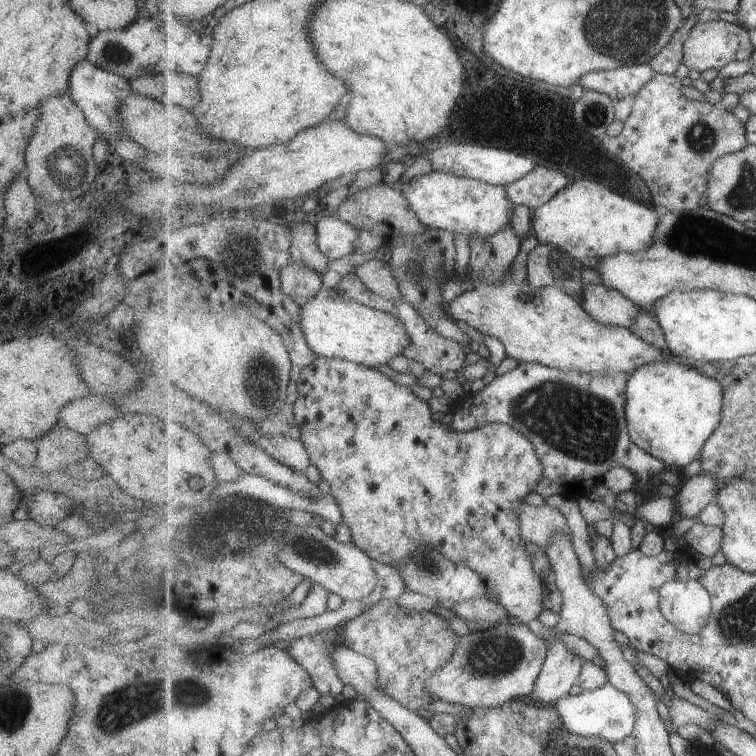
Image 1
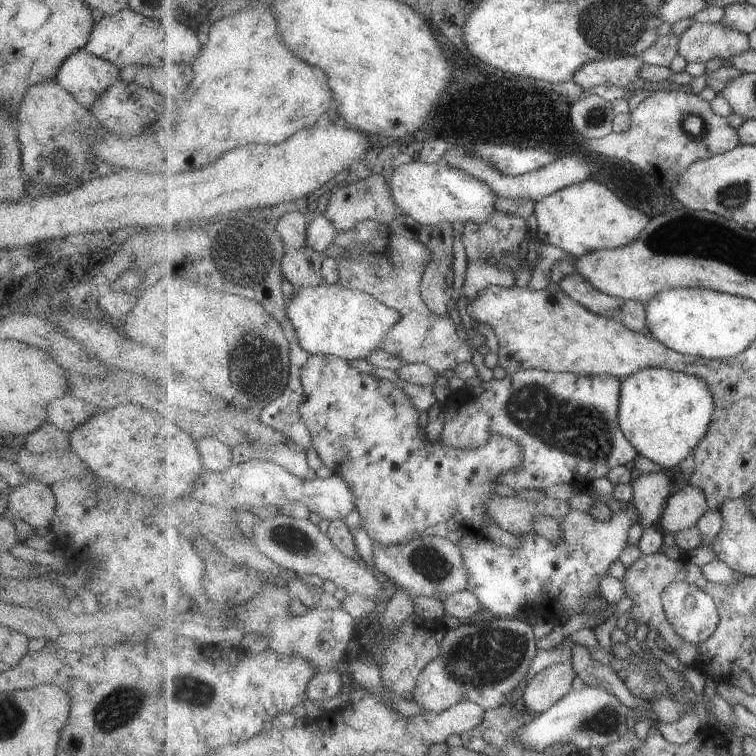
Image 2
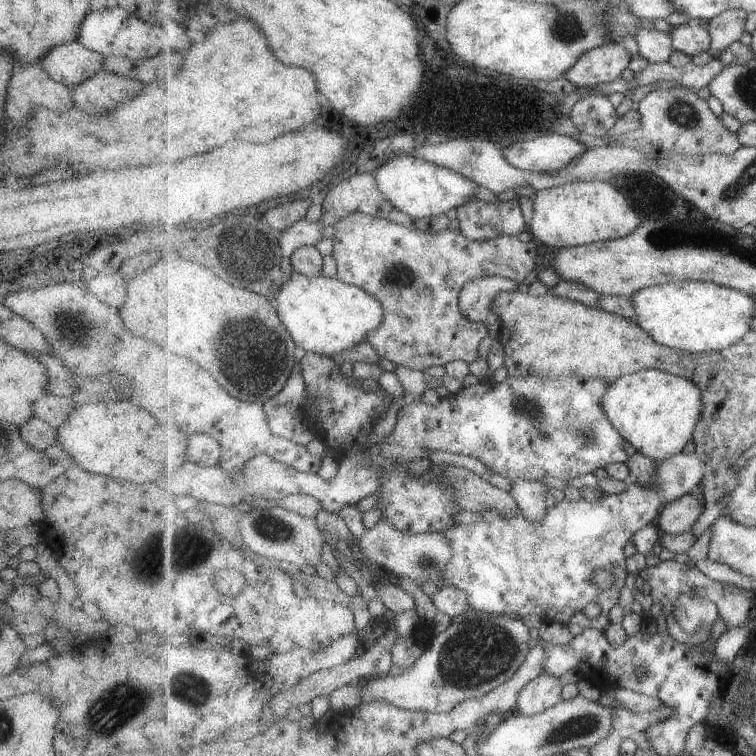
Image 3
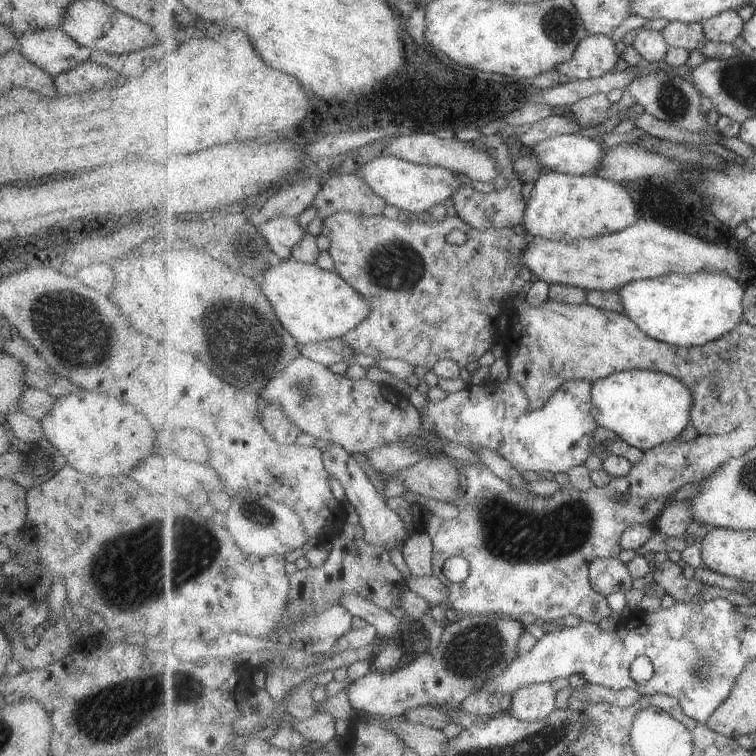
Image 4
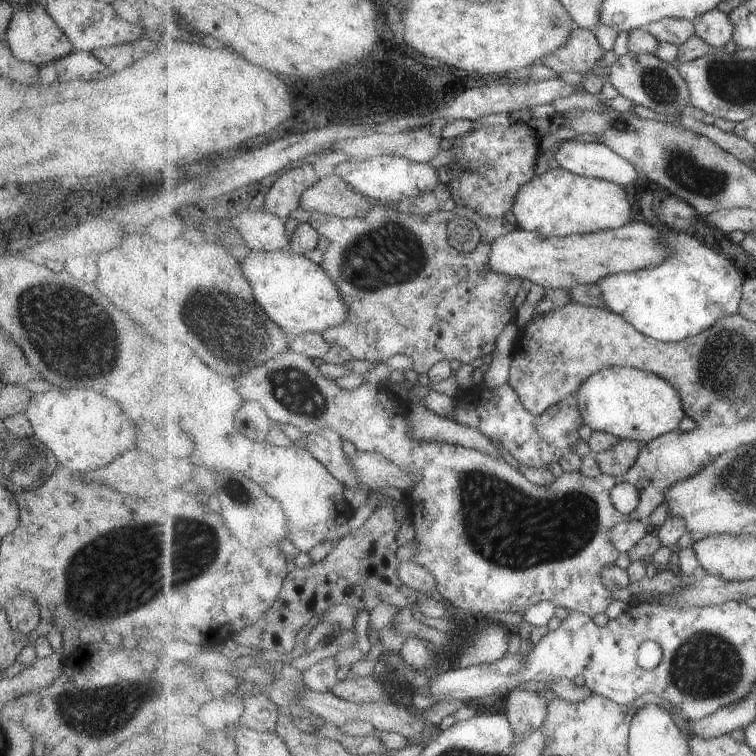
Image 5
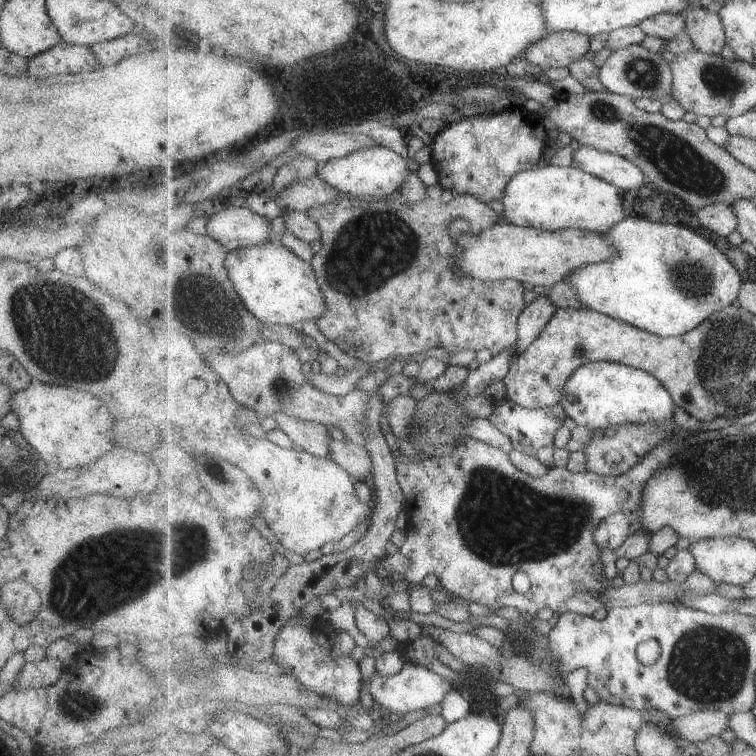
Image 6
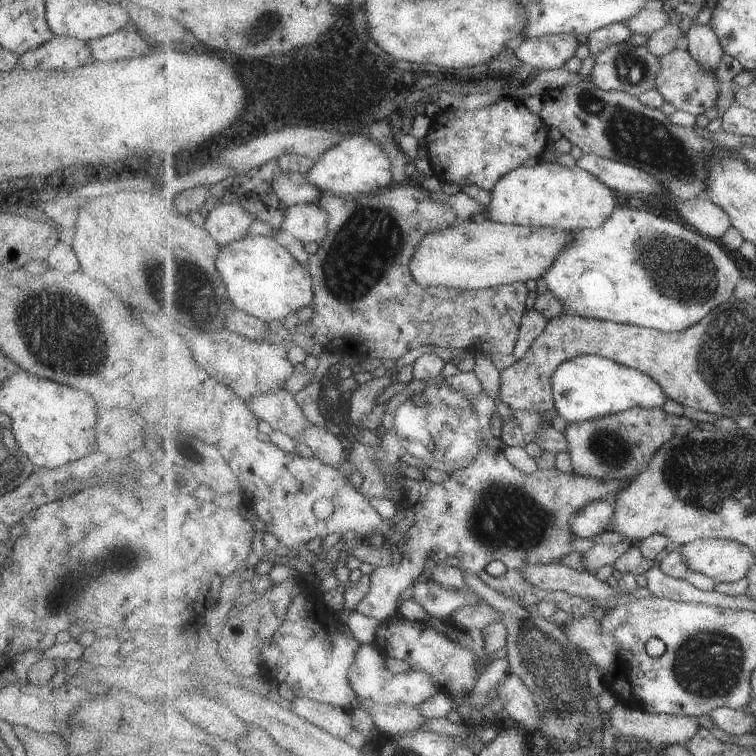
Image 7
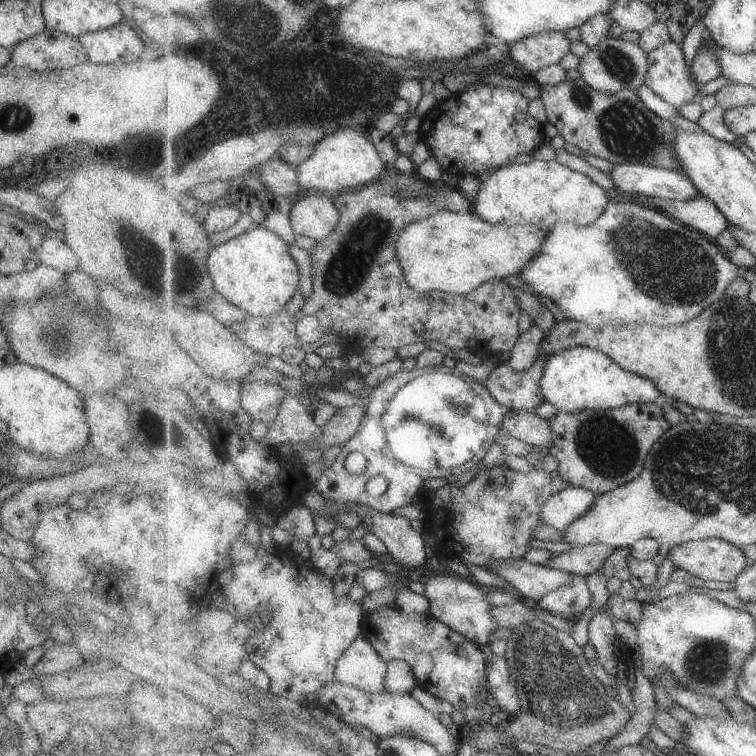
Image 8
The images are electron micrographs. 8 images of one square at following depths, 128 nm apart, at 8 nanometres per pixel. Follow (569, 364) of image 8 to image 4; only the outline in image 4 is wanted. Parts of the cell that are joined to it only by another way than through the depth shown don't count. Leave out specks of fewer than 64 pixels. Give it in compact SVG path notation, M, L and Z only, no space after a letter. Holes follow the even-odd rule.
M627 369L626 371L613 373L604 379L593 382L592 413L598 426L613 431L621 440L627 441L631 446L640 448L647 452L653 447L663 443L672 443L677 440L685 428L692 422L692 408L694 407L694 396L691 389L676 376L655 370Z

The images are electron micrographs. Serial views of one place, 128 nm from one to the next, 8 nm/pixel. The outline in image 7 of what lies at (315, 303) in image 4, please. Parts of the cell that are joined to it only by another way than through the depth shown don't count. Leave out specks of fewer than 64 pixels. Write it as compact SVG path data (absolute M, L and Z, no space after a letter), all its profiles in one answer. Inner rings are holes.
M247 235L222 247L218 258L226 290L237 309L263 319L266 323L285 322L289 314L314 304L314 278L308 266L301 264L273 237Z

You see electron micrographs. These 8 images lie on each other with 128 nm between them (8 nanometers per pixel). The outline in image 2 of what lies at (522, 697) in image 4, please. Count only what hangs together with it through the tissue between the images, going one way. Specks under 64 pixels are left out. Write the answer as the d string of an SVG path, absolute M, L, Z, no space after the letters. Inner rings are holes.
M568 660L539 672L526 686L521 705L539 715L557 704L559 699L574 690L573 680L578 674L573 664L572 660Z

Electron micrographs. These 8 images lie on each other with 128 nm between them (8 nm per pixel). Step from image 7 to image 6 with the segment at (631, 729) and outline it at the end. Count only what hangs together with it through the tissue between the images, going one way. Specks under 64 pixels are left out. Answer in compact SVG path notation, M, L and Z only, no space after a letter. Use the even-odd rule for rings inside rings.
M697 711L690 715L673 717L673 726L676 728L680 738L686 739L691 743L702 743L711 737L719 737L727 728L730 728L732 716L723 711Z

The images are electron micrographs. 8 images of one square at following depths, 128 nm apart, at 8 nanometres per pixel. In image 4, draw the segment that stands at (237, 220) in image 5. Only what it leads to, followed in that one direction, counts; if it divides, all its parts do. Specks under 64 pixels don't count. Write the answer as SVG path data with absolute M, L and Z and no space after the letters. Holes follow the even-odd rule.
M277 217L257 226L269 241L277 260L285 261L292 257L293 248L307 235L308 229L299 224L297 217Z

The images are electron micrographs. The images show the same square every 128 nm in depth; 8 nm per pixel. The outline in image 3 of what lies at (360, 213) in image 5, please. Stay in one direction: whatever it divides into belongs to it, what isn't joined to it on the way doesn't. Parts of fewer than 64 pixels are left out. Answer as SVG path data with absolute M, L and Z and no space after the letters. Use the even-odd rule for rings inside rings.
M356 173L333 186L321 205L321 221L333 228L341 219L357 211L387 219L395 208L379 190L374 173Z

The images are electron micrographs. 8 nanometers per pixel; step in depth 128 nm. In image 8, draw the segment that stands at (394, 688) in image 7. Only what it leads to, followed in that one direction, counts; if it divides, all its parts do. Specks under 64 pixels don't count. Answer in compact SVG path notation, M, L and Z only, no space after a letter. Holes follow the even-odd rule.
M361 634L338 660L336 680L368 693L384 693L387 691L384 683L387 671L388 661Z

